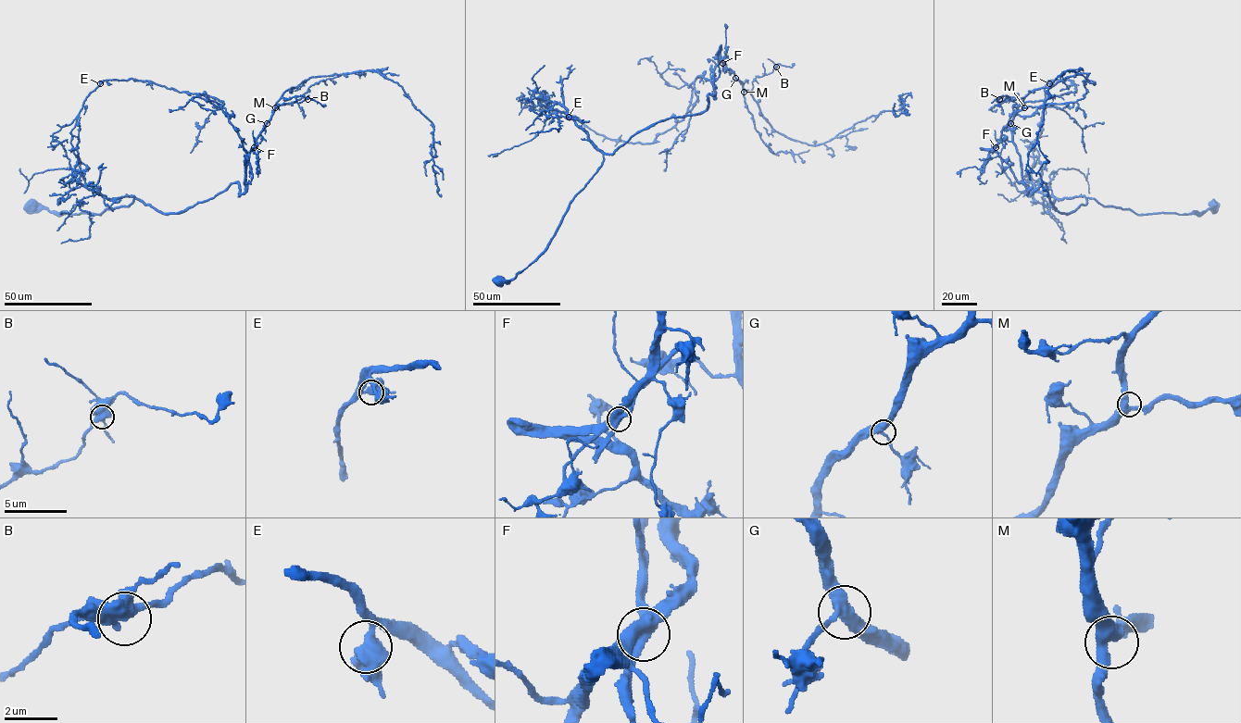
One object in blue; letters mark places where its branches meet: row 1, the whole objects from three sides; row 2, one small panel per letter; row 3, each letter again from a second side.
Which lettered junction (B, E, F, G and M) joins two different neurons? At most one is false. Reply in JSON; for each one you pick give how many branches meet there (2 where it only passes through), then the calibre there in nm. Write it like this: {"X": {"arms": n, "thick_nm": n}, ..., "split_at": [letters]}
{"F": {"arms": 3, "thick_nm": 480}, "split_at": ["F"]}

